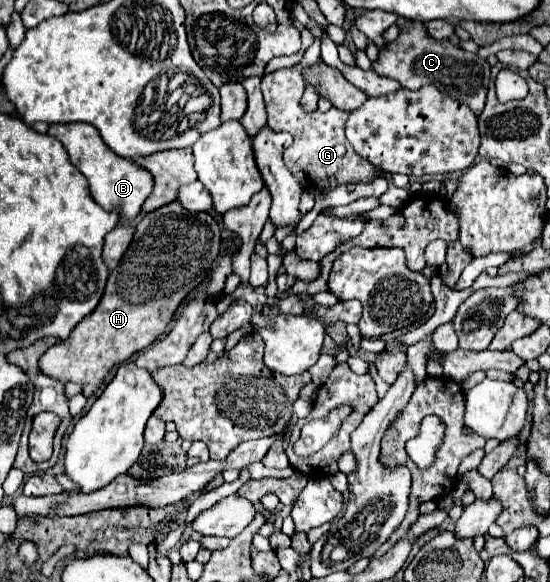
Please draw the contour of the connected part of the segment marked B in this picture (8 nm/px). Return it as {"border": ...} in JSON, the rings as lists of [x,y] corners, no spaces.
{"border":[[[85,122],[77,124],[55,124],[49,128],[49,134],[55,136],[65,150],[69,152],[71,162],[81,170],[81,174],[89,180],[93,200],[105,210],[117,210],[121,220],[133,220],[139,216],[145,198],[151,194],[153,176],[149,170],[137,166],[133,160],[117,156],[99,136],[97,128]]]}

